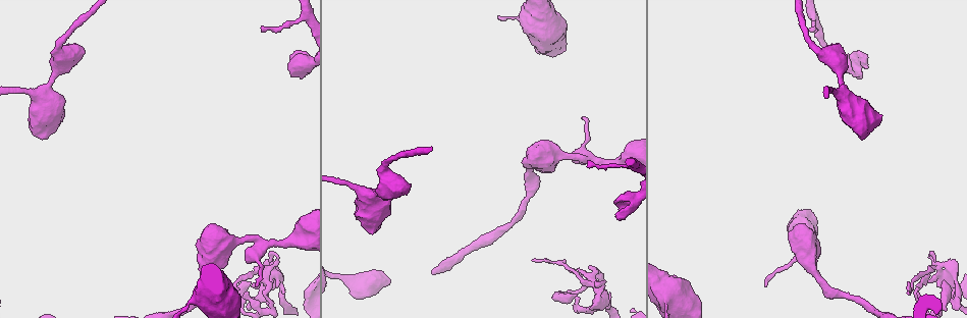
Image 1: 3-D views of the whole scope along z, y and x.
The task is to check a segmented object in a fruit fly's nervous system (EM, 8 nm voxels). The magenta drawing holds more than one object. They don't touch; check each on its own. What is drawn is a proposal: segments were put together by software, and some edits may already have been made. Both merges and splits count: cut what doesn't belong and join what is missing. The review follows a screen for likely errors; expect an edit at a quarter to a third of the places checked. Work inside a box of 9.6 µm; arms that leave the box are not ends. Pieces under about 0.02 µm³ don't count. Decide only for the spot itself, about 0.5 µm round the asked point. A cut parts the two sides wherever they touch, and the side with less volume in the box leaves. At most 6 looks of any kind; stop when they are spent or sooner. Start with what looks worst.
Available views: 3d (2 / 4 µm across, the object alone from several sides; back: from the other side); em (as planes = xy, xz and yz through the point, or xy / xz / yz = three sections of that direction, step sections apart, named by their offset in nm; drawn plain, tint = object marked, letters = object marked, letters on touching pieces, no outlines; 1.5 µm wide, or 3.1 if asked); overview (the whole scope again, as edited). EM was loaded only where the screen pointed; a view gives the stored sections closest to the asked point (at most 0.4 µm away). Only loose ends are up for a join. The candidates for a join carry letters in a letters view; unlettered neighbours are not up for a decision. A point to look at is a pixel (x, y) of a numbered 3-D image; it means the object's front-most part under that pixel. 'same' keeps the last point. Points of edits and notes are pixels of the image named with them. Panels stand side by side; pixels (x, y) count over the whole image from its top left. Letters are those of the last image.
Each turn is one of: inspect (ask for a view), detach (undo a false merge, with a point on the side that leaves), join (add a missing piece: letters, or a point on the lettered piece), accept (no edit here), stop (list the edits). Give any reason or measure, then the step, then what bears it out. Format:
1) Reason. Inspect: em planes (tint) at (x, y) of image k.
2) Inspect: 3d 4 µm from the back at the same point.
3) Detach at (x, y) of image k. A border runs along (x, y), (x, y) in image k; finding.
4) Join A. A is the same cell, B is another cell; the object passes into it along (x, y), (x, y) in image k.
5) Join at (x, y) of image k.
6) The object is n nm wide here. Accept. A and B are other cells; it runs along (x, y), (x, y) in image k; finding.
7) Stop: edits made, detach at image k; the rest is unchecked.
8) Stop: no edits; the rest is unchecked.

Inspect: 3d 4 µm at (932, 252) of image 1.

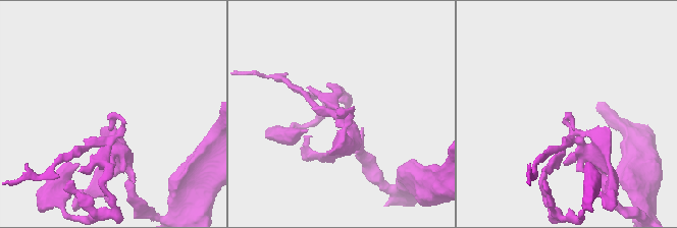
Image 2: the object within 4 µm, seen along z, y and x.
The arms are 200, 220 nm wide. Inspect: em yz step 4 (letters) at (568, 115) of image 2.

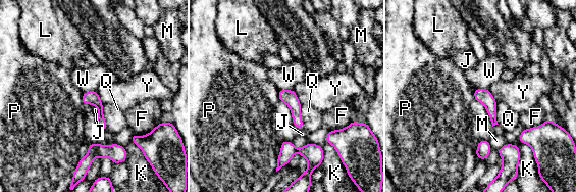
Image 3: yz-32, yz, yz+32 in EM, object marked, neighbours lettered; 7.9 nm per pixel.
Another direction. Inspect: em planes (letters) at the same point.

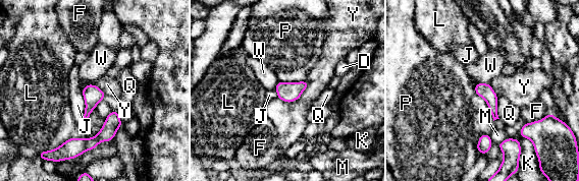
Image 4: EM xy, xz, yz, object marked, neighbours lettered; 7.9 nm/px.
The longest contact is with Y, 280 nm. Accept. D, F, J, K, L, M, P, Q, W and Y are other cells; no lettered piece goes on from it.

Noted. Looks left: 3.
Free end. Inspect: 3d 2 µm at (851, 66) of image 1.

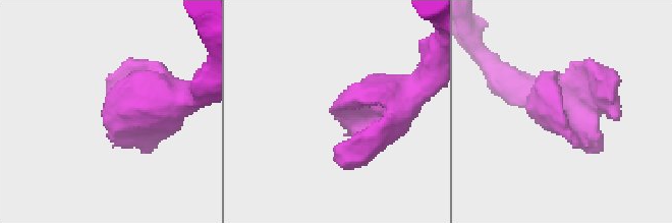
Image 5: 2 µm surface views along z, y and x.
Now the EM. Inspect: em xz step 4 (letters) at (561, 114) of image 5.

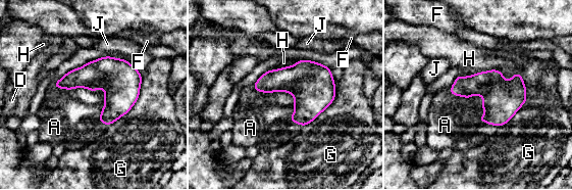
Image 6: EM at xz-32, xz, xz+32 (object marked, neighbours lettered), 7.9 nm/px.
Another direction. Inspect: em yz step 8 (letters) at the same point.

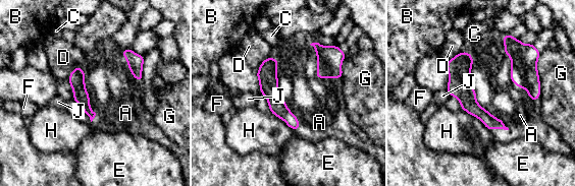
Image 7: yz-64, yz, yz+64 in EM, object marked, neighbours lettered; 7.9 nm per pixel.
The longest contact is with H, 300 nm. Join A. A is the same cell, B, C, D, E, F, G, H and J are other cells; the cell continues.

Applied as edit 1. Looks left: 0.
Stop: edits made, join at image 7; the rest is unchecked.

